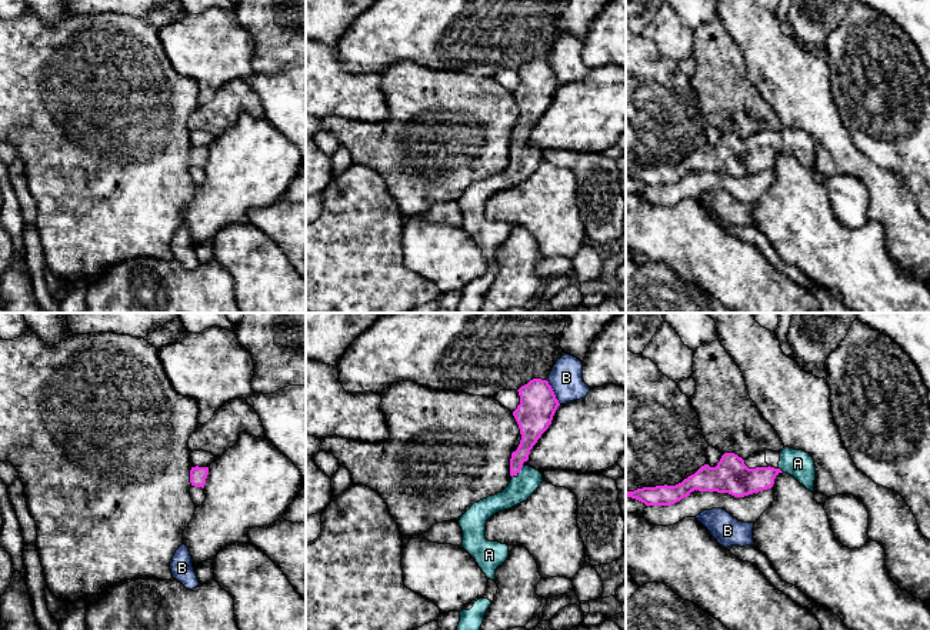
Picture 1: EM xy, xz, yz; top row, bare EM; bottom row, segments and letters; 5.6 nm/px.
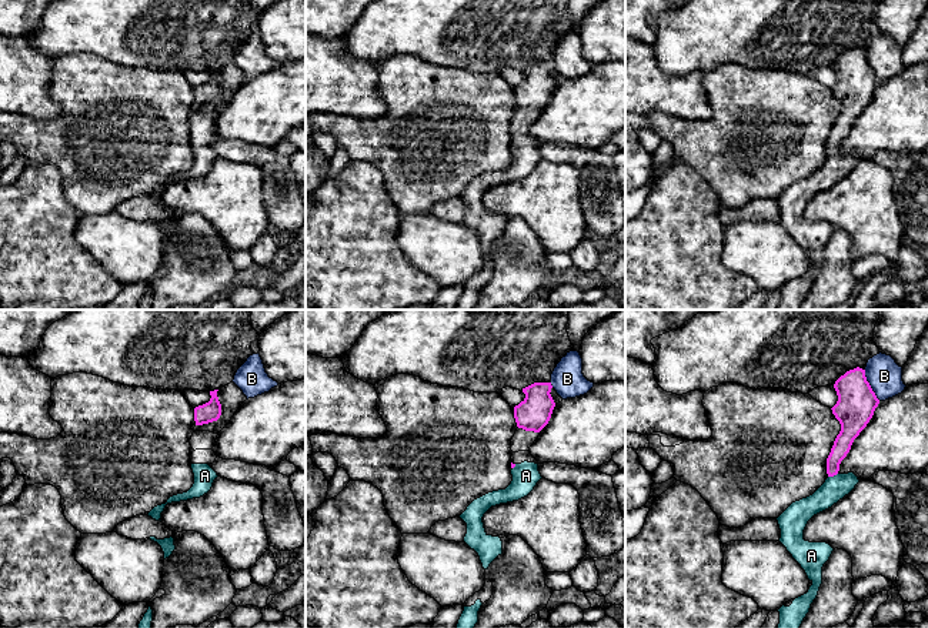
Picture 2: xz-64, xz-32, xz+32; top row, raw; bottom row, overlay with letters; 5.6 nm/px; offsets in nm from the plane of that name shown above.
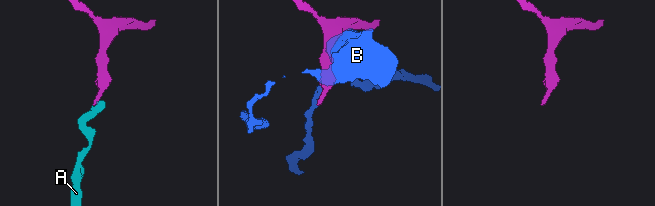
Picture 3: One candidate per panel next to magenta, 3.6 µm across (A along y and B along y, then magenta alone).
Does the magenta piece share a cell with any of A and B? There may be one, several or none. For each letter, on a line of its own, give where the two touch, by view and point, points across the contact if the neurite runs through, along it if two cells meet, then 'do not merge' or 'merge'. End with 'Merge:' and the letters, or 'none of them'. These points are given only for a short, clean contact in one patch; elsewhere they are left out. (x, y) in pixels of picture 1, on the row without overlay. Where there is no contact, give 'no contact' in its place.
A: xz (520, 149) | across xz (532, 106), (519, 137), (520, 149), (520, 167) | merge
B: xz (553, 72) | along xz (546, 60), (560, 83) | do not merge
Merge: A

